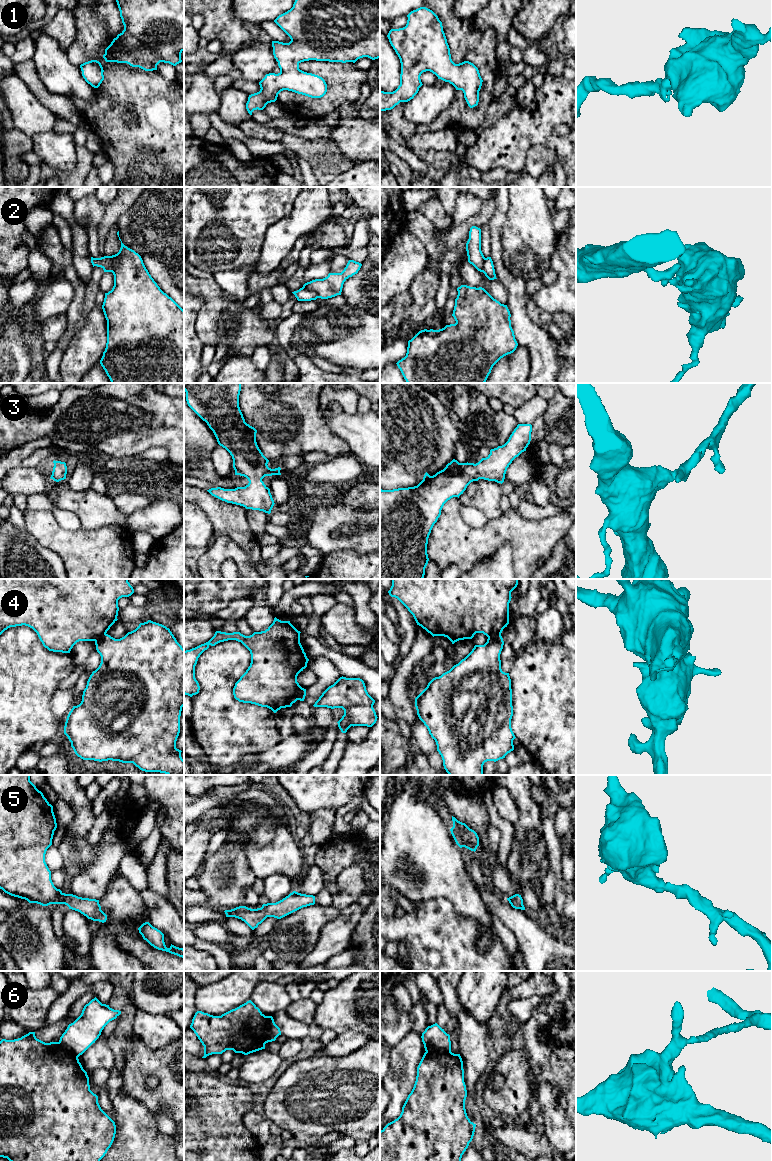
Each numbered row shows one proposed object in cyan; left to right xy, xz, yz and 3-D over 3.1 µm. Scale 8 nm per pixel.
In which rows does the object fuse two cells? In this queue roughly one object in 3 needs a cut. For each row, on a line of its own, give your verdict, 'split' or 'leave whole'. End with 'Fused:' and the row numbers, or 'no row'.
1: leave whole
2: split
3: leave whole
4: split
5: leave whole
6: split
Fused: 2, 4, 6

